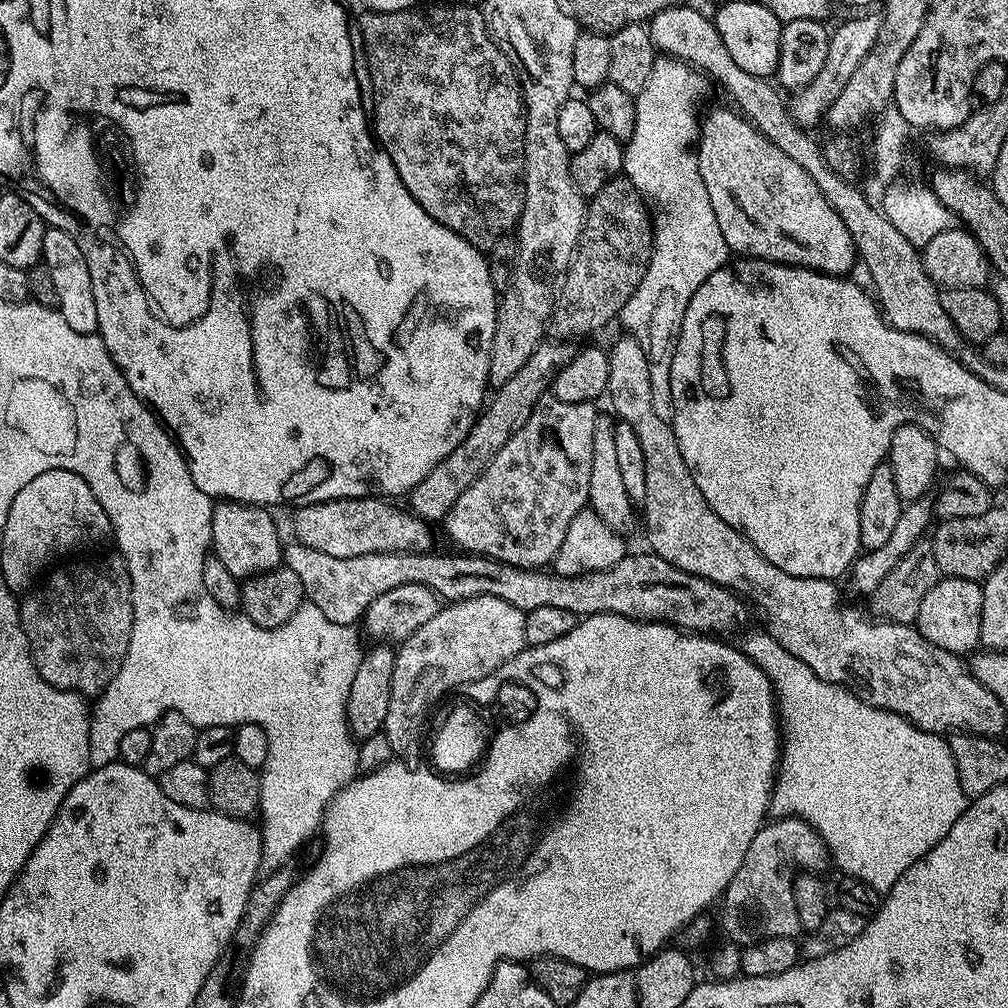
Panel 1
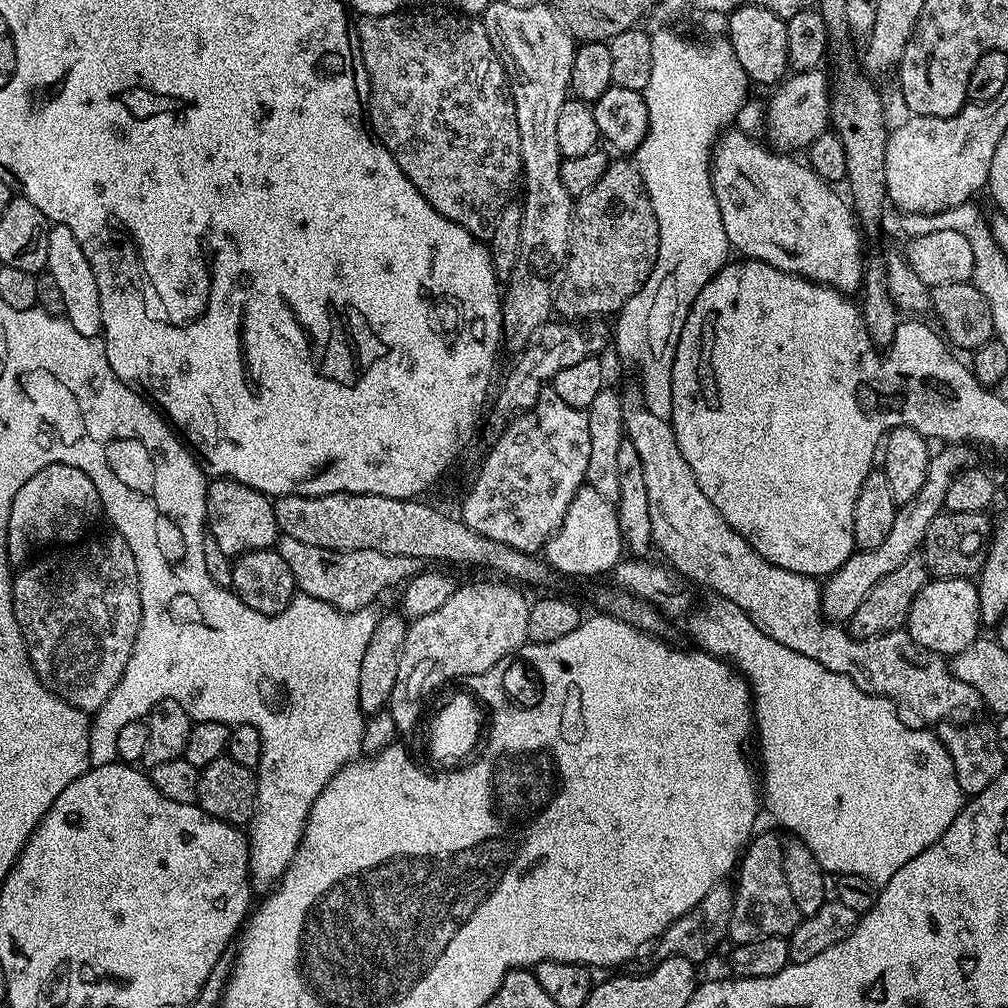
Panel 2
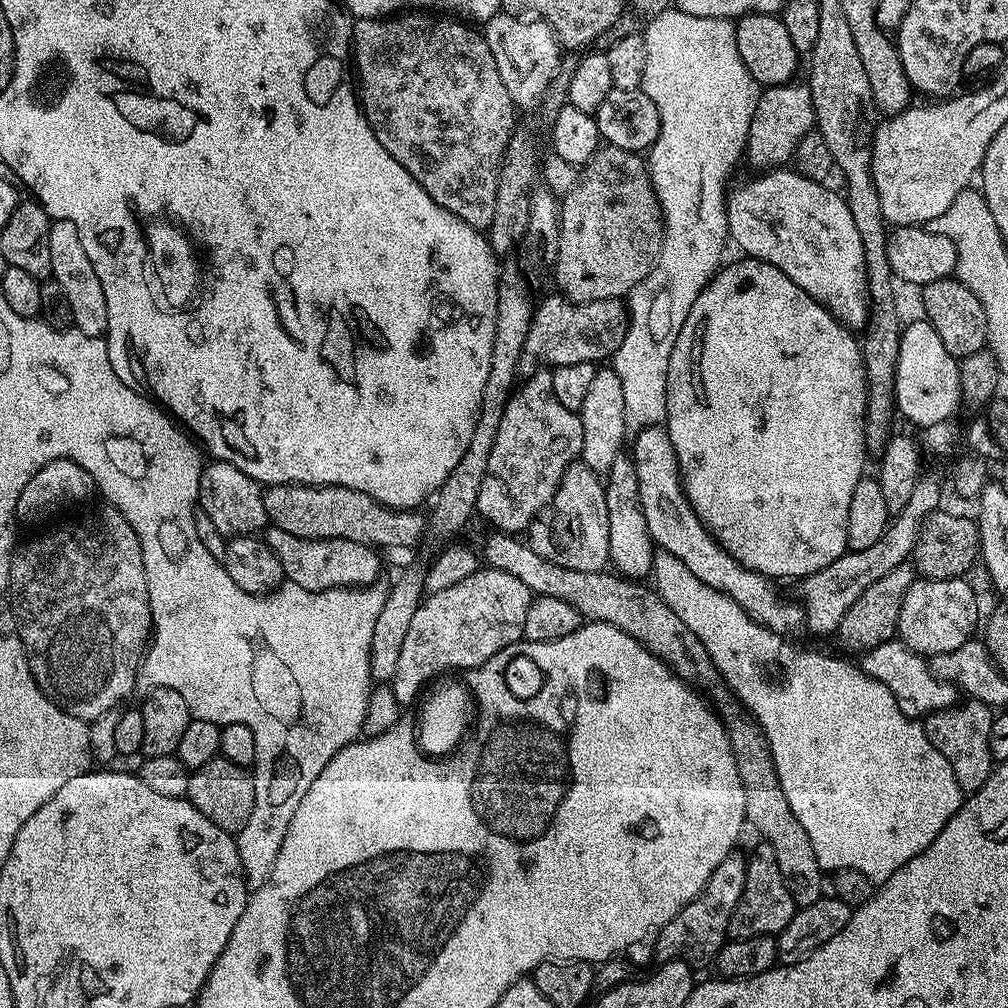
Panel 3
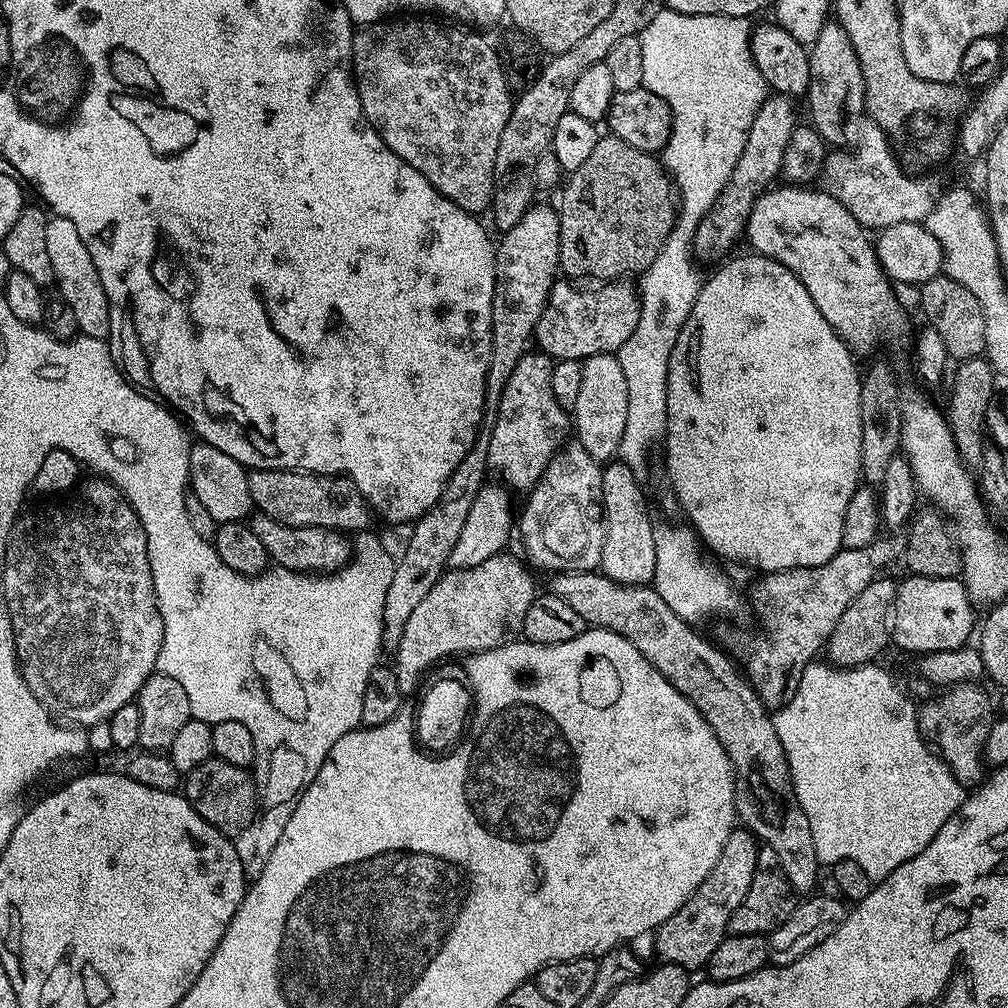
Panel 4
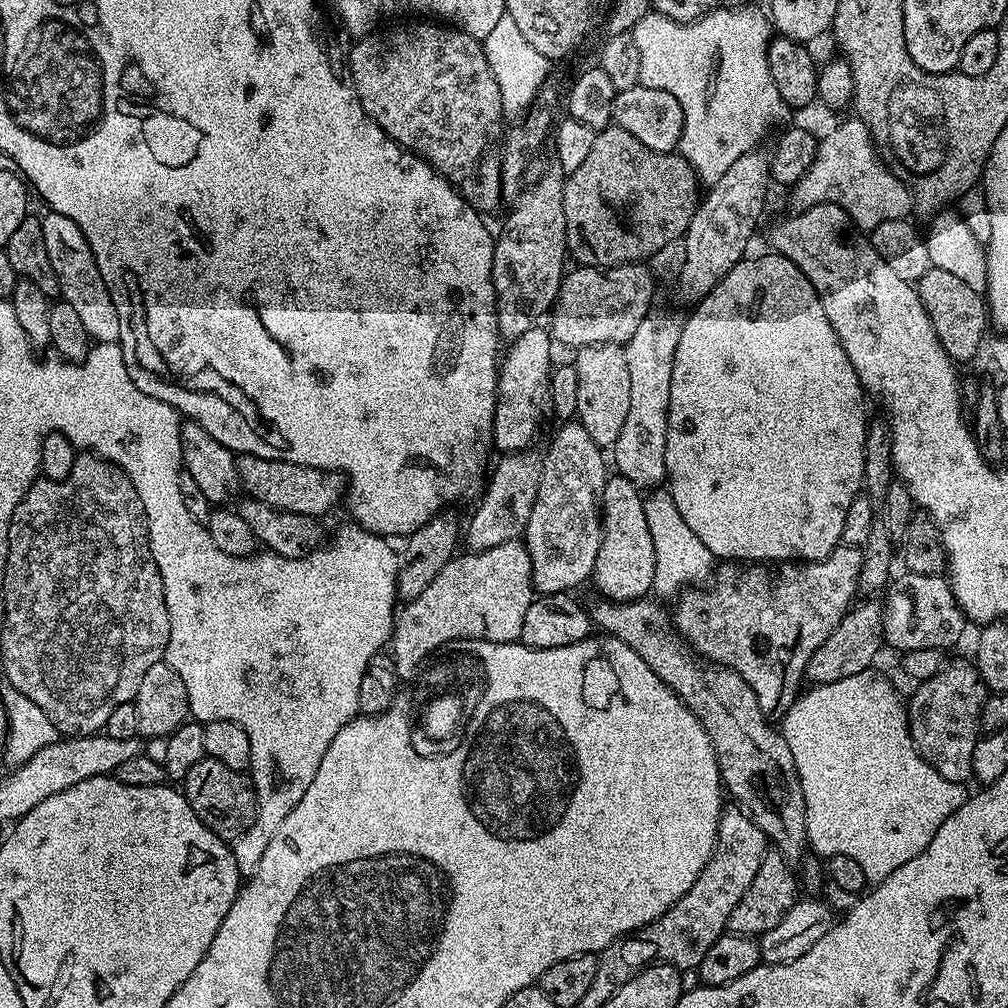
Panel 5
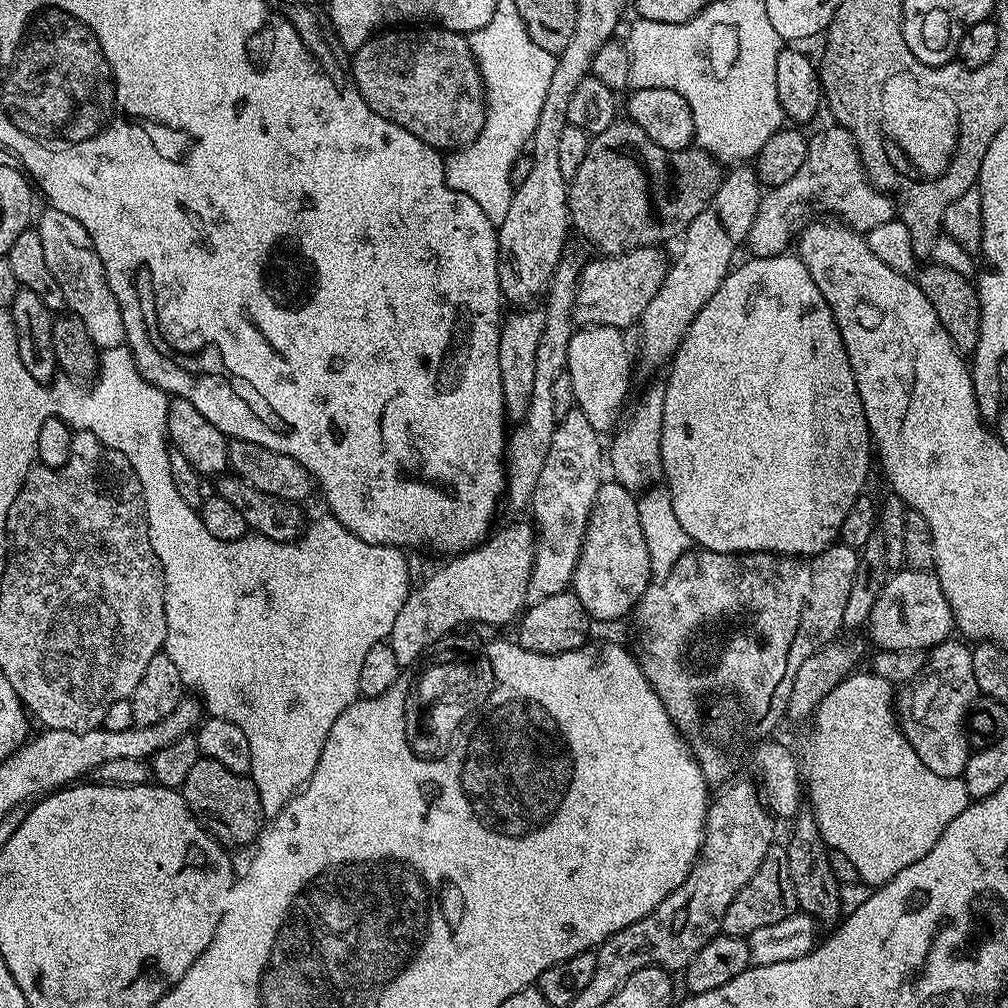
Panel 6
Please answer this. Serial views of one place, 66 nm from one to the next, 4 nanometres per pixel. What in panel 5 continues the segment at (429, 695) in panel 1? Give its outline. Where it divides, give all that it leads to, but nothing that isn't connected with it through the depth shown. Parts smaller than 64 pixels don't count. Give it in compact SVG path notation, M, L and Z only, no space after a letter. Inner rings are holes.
M523 539L502 542L502 546L481 552L465 551L463 555L454 555L417 597L399 609L390 637L397 677L415 677L420 660L451 640L519 641L522 618L526 618L534 599L532 563Z

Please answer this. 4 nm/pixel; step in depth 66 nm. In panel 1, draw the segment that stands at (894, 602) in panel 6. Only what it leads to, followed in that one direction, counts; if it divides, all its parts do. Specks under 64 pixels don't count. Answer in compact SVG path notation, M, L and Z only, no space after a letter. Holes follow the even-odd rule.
M957 576L941 578L926 594L916 615L914 626L933 646L957 654L972 654L980 648L982 626L982 587L975 580L963 580Z

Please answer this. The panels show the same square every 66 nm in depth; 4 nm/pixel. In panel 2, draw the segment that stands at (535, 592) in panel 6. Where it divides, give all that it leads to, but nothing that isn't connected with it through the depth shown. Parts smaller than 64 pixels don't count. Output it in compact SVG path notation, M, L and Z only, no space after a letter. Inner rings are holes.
M583 487L576 493L566 510L566 518L562 526L548 539L542 549L543 559L557 573L564 576L600 576L603 572L611 573L622 559L620 551L624 548L624 540L620 537L620 520L616 517L613 505L602 498L593 488Z

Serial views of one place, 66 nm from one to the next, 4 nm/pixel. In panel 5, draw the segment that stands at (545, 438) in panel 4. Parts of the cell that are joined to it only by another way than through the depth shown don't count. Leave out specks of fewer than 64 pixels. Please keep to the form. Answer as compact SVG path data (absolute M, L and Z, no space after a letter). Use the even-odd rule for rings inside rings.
M532 327L524 334L518 334L516 340L507 345L502 359L498 364L496 374L496 405L494 406L494 422L492 423L492 443L501 453L518 452L529 447L528 444L540 432L540 423L544 415L549 415L550 405L548 395L550 394L550 378L554 367L552 360L552 348L554 341L547 327Z

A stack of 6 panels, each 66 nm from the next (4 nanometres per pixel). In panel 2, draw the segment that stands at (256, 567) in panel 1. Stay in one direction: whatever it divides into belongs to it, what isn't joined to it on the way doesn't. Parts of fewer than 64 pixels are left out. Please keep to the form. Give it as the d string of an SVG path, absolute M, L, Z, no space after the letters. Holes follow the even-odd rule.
M216 478L208 486L208 519L207 531L213 536L222 552L228 557L235 558L244 552L253 552L263 548L272 548L278 540L278 529L274 518L274 503L269 497L263 496L258 490L246 486L237 480Z

